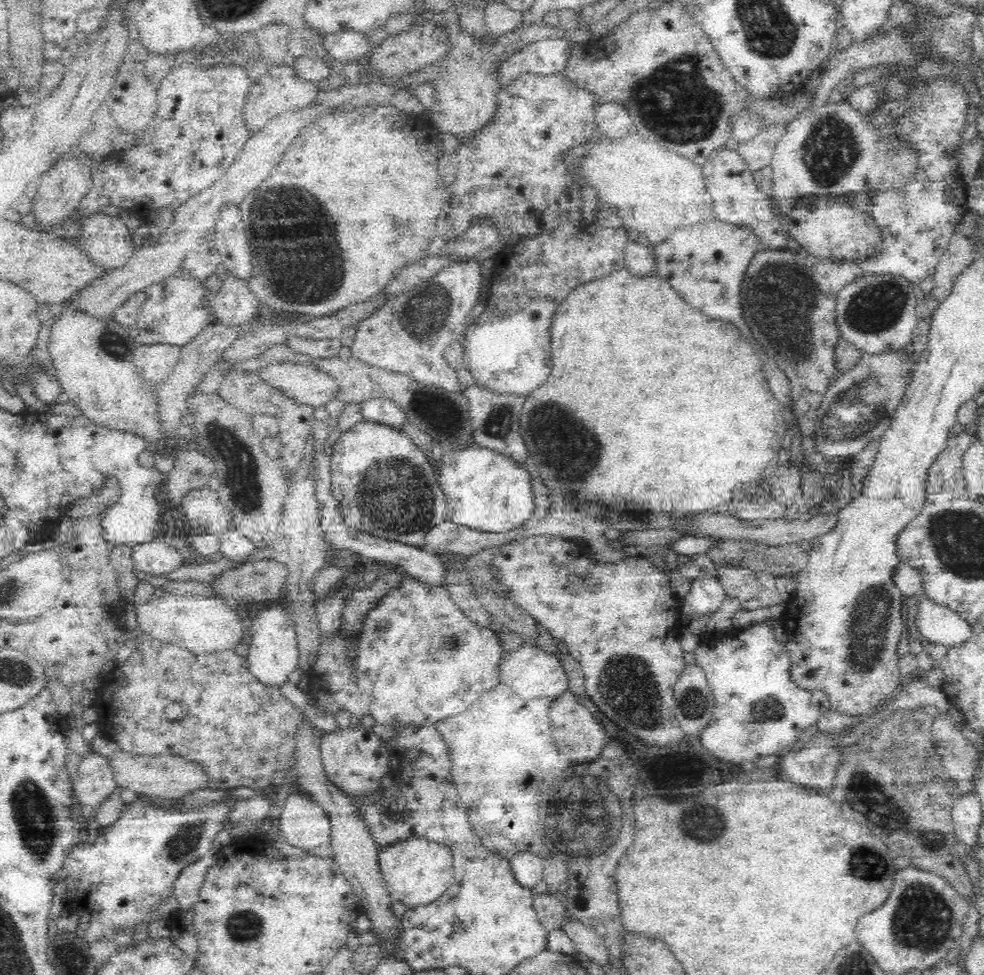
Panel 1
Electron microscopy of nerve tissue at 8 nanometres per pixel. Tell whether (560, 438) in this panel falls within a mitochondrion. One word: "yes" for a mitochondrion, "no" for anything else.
yes

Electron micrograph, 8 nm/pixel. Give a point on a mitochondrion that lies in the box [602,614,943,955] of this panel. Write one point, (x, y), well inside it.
(697, 818)

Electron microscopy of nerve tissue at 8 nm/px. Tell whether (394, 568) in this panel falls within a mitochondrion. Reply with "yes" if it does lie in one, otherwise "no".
no

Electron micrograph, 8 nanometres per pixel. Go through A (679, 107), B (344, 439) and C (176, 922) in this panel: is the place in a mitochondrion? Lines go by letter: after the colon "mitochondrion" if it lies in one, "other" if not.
A: mitochondrion
B: other
C: other

